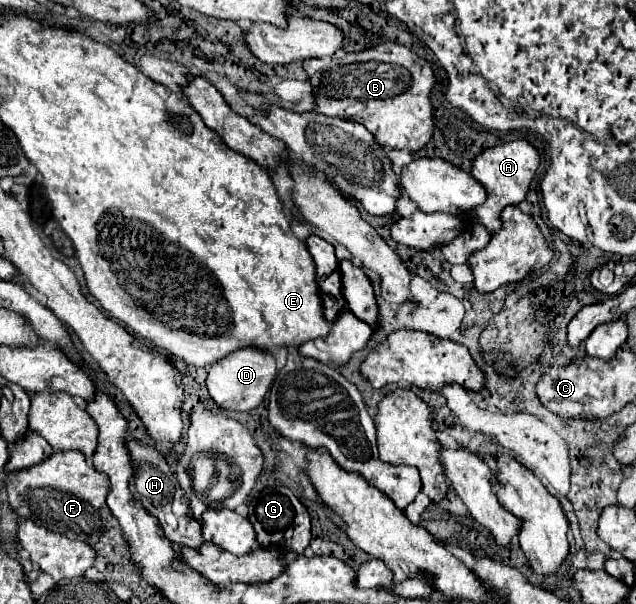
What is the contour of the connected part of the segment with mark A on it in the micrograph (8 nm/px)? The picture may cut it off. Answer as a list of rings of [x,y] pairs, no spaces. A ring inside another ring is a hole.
[[[515,140],[515,142],[509,142],[509,144],[493,146],[493,148],[481,152],[473,160],[471,174],[473,174],[473,178],[477,178],[477,182],[487,192],[487,200],[473,210],[473,218],[477,222],[481,222],[487,228],[487,232],[493,234],[495,230],[501,228],[499,214],[501,214],[501,210],[505,206],[509,206],[509,204],[517,206],[519,202],[525,200],[529,184],[531,184],[531,180],[535,176],[537,166],[539,166],[539,154],[537,154],[537,150],[527,140]]]

